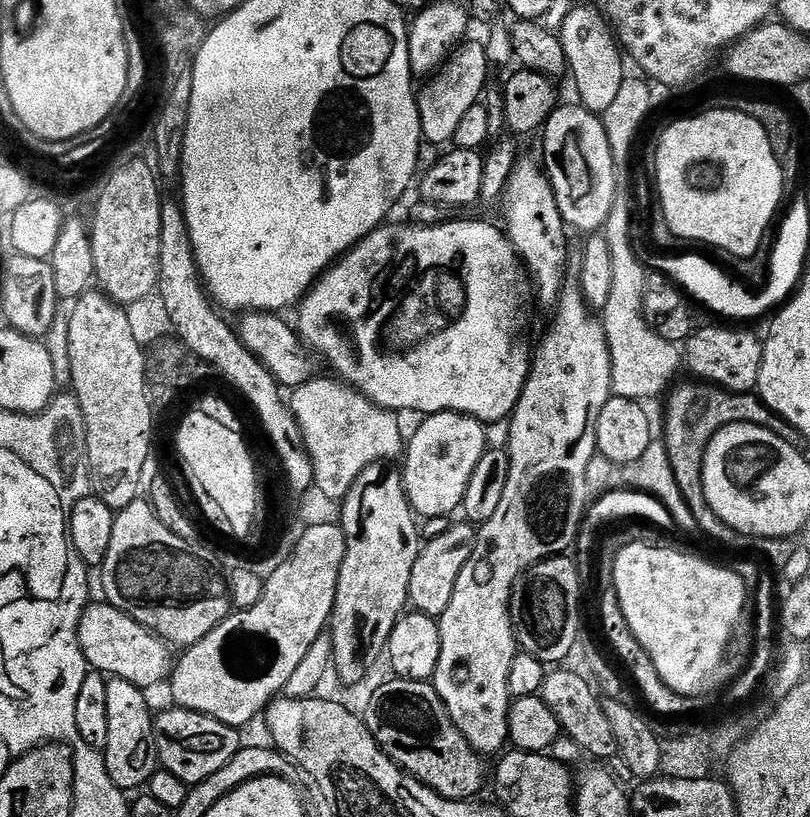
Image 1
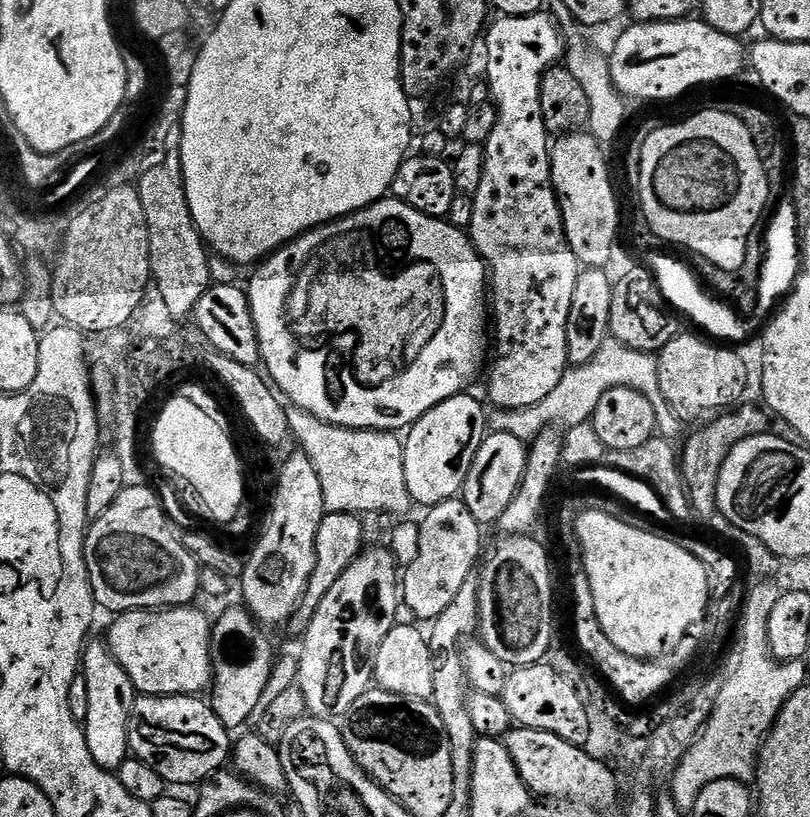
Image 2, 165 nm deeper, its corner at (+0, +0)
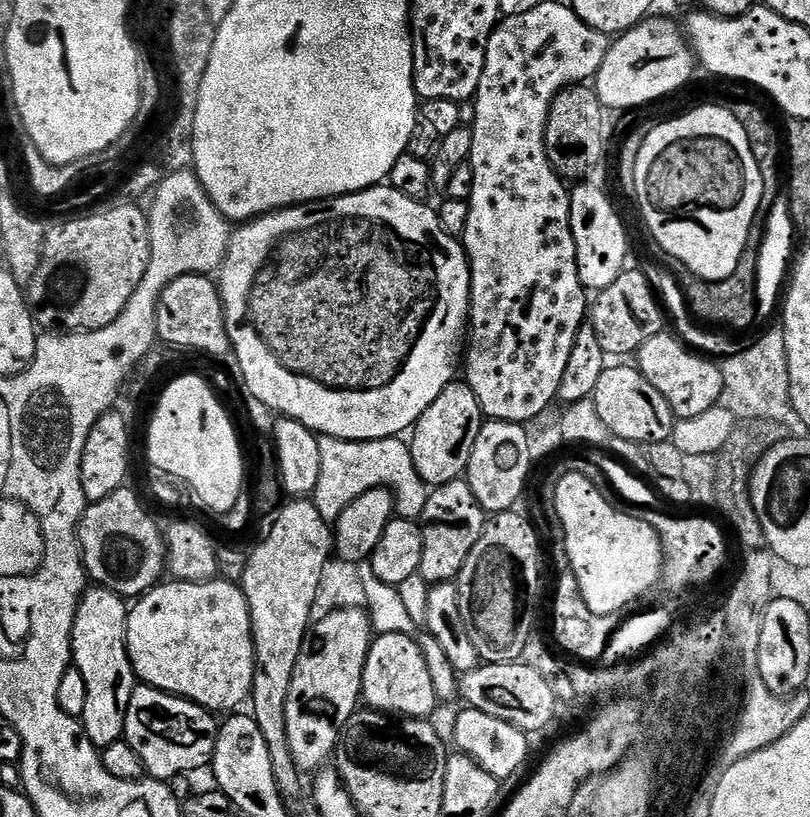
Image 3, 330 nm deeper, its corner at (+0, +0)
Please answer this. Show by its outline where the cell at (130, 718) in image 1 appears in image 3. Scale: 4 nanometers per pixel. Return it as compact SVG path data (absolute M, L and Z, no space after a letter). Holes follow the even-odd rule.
M92 586L80 597L72 627L72 664L86 682L86 710L82 717L84 733L98 750L109 748L124 735L126 710L132 691L138 686L128 657L128 614L125 597L108 588Z

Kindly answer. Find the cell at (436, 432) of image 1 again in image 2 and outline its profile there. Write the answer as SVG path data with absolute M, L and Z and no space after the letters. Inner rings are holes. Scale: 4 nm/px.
M472 394L451 396L446 402L434 406L422 419L417 420L411 428L407 429L406 435L403 437L406 486L417 505L431 506L447 500L455 500L464 491L464 483L470 474L470 466L474 462L485 436L490 432L489 413L487 411L484 413L483 406L474 397L468 395Z

